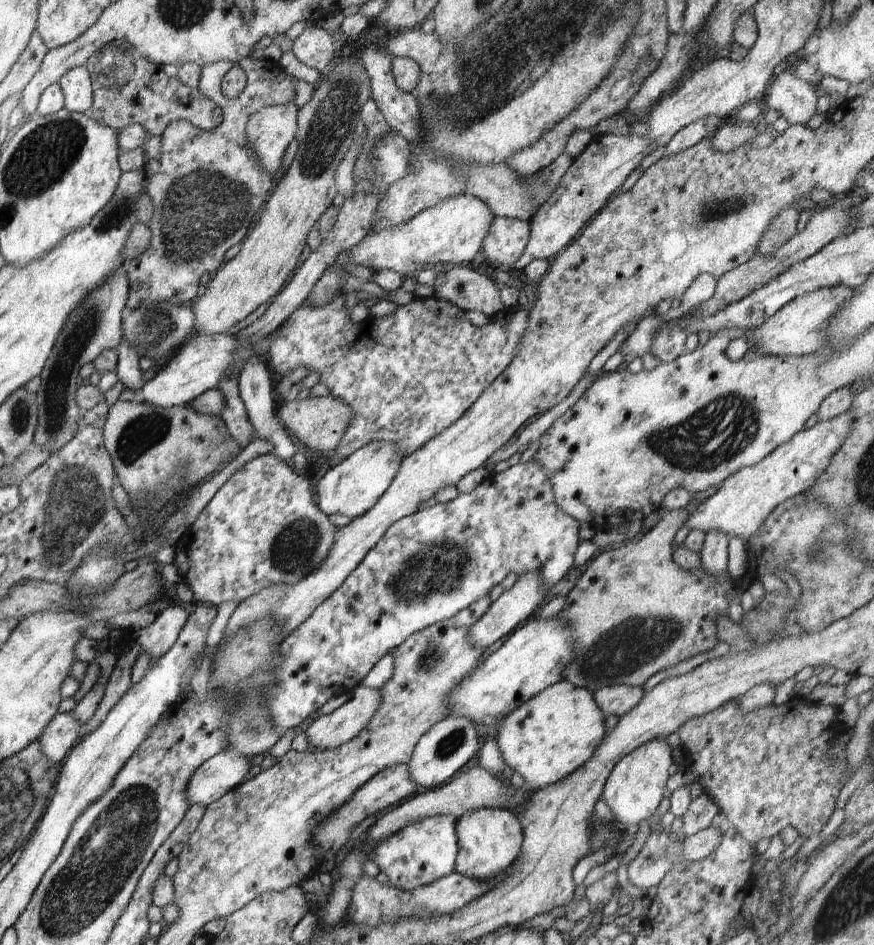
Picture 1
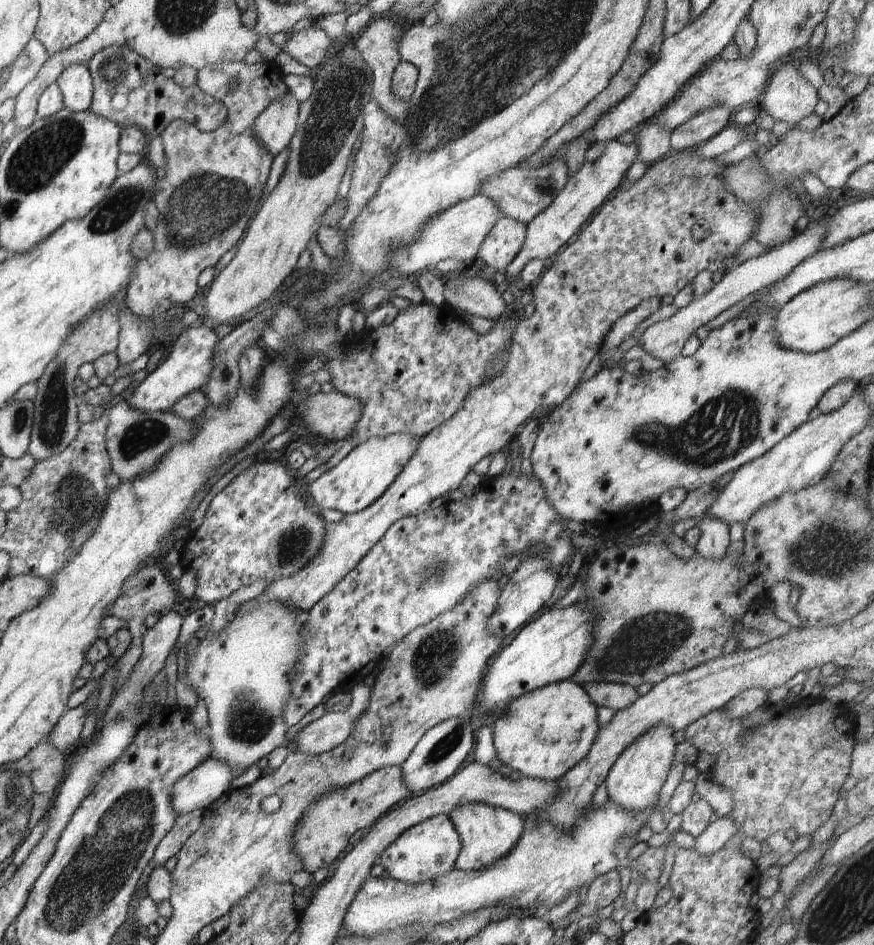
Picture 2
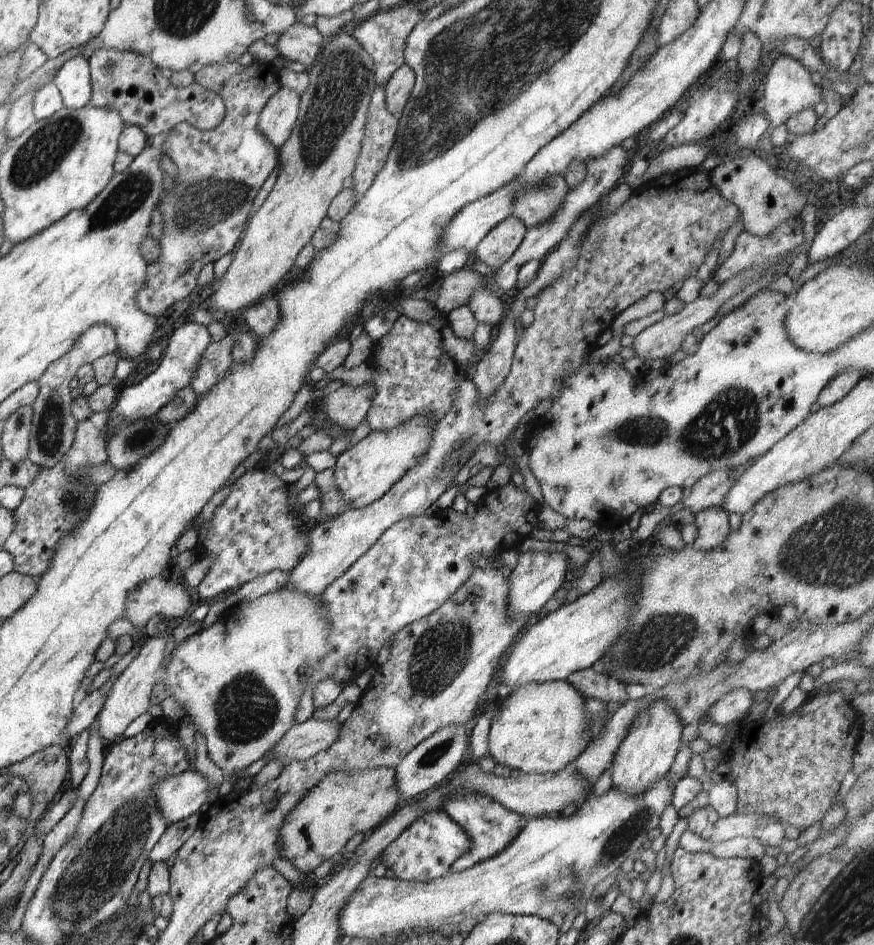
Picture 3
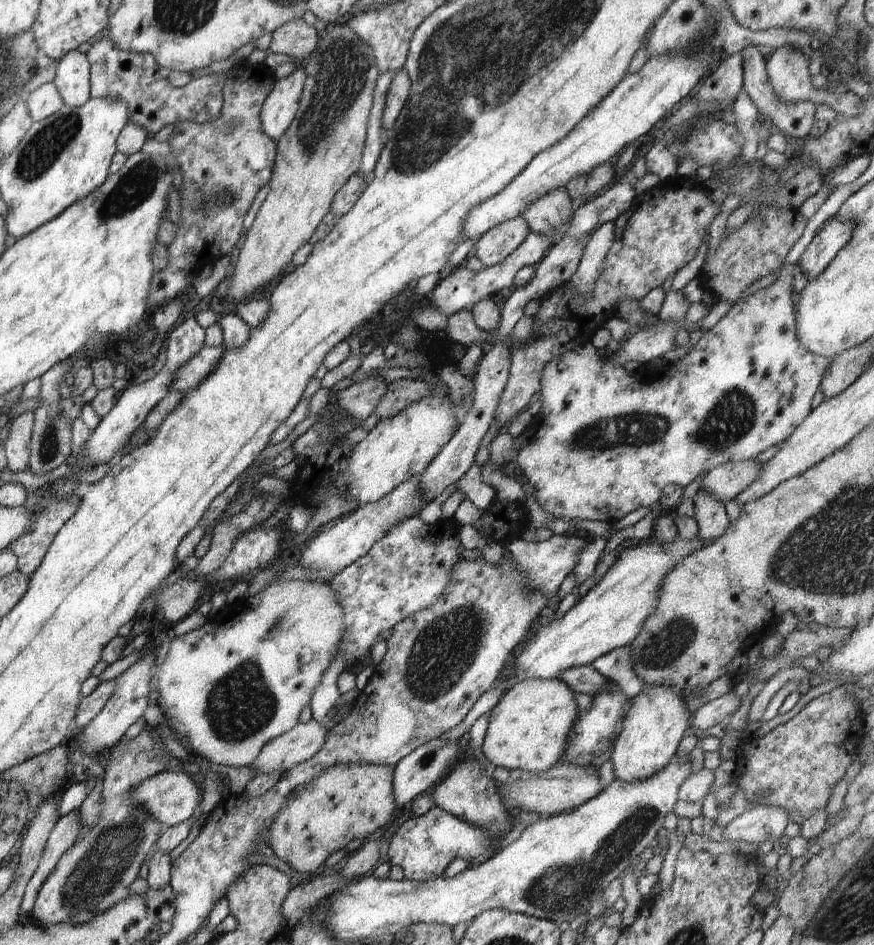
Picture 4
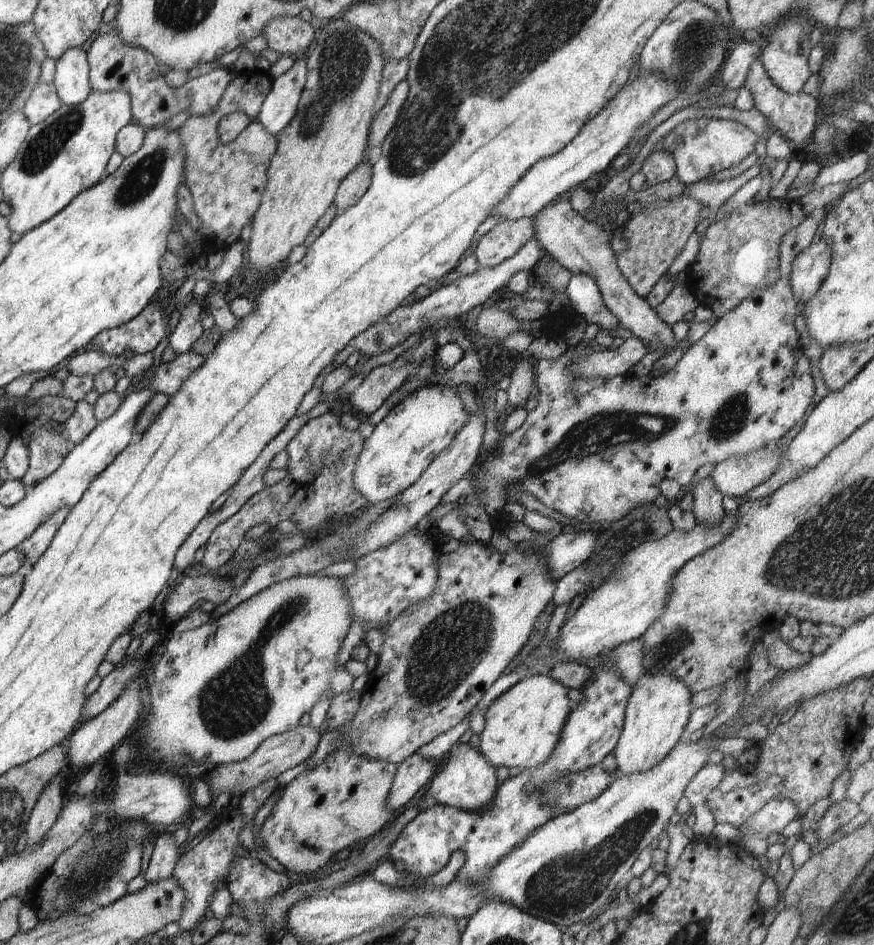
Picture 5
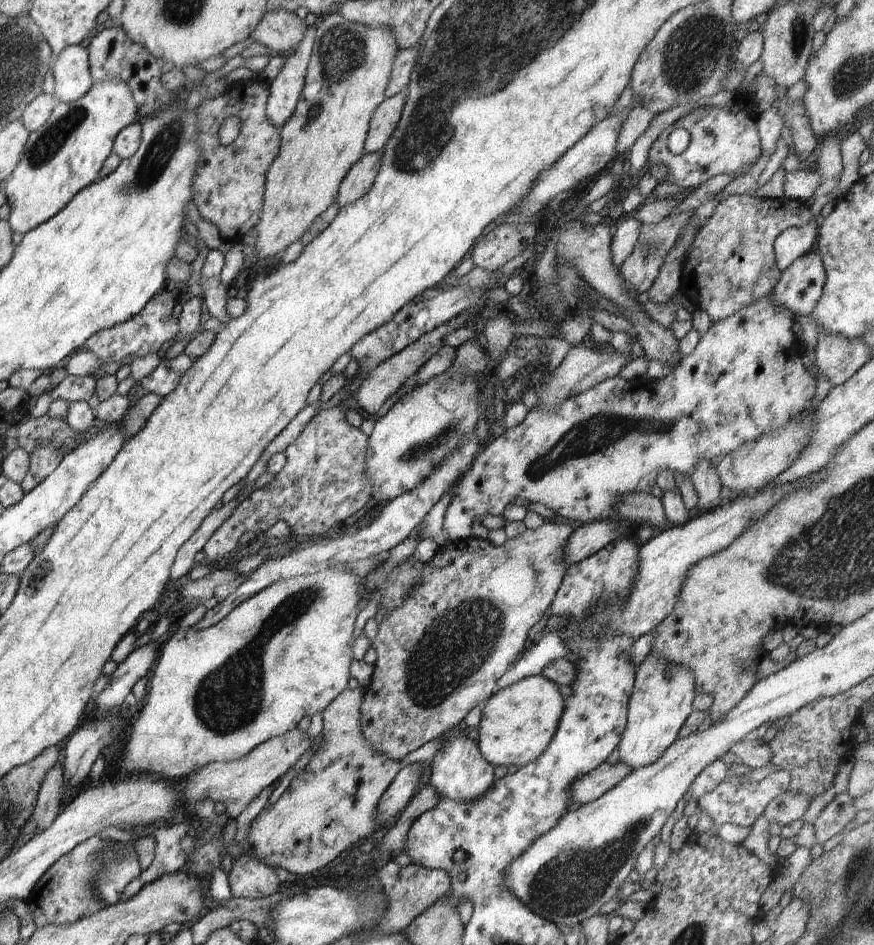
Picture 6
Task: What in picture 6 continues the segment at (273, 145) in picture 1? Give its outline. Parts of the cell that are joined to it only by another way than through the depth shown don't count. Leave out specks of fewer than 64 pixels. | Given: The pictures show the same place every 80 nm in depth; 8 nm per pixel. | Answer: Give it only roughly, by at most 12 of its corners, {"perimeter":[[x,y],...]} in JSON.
{"perimeter":[[316,26],[294,52],[269,84],[266,114],[286,124],[304,92]]}

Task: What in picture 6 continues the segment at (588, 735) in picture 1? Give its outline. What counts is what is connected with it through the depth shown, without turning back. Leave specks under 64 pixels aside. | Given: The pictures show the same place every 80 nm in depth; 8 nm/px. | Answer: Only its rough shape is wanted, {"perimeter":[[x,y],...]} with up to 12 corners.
{"perimeter":[[540,674],[496,691],[473,733],[494,767],[548,748],[565,707]]}

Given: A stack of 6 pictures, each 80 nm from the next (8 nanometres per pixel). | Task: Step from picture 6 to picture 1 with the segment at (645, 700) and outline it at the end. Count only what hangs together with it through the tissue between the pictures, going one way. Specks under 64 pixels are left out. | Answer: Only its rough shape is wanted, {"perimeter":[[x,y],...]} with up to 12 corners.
{"perimeter":[[656,737],[623,756],[600,798],[636,829],[663,799],[672,751]]}

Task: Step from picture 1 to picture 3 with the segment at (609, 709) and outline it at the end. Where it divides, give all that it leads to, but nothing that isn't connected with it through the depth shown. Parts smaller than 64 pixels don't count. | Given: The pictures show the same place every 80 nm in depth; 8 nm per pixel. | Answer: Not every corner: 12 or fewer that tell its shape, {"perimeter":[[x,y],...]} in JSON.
{"perimeter":[[593,667],[566,677],[584,698],[624,703],[624,683]]}

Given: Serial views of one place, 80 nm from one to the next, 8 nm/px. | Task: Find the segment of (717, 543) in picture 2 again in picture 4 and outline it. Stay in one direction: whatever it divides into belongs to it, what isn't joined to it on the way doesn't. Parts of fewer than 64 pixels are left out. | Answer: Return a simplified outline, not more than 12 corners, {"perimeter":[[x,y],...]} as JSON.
{"perimeter":[[700,490],[693,497],[698,538],[714,542],[731,524],[725,503]]}

